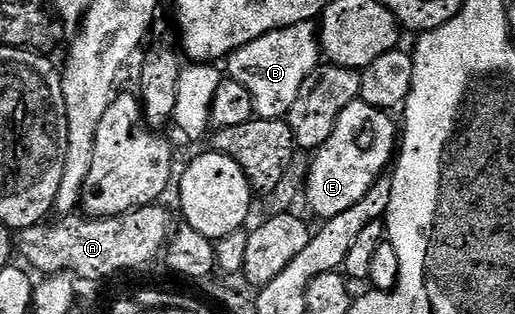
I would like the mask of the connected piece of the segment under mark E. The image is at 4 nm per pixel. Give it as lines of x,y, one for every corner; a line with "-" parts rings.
359,100
352,102
342,112
342,116
338,116
338,124
330,140
326,140
326,144
315,151
308,167
306,201
308,200
309,208
320,217
320,220
336,218
342,212
346,212
346,208
358,204
358,200
367,196
372,185
389,169
398,150
398,126
397,123
396,126
392,123
392,118
391,113

